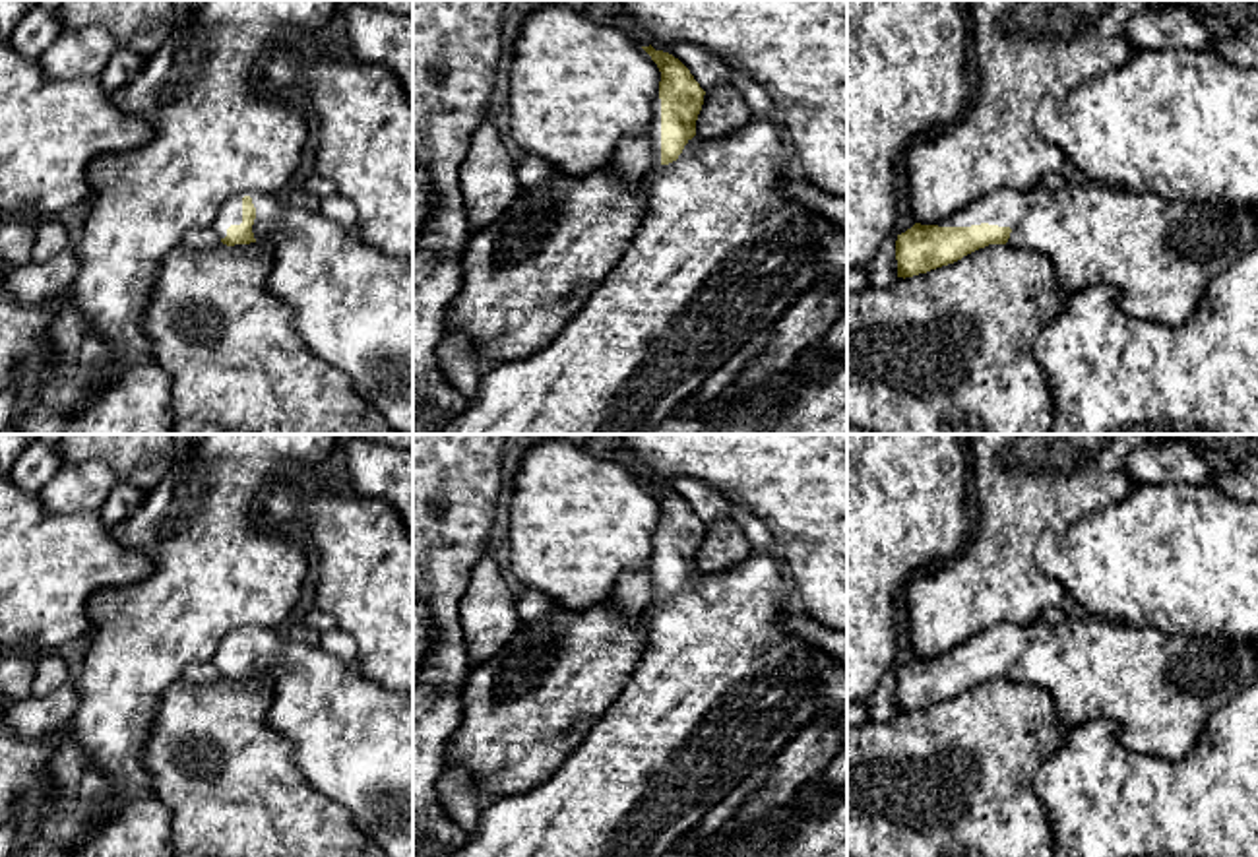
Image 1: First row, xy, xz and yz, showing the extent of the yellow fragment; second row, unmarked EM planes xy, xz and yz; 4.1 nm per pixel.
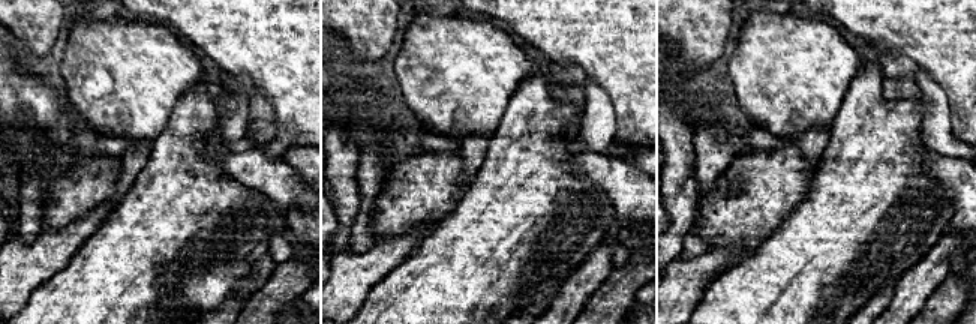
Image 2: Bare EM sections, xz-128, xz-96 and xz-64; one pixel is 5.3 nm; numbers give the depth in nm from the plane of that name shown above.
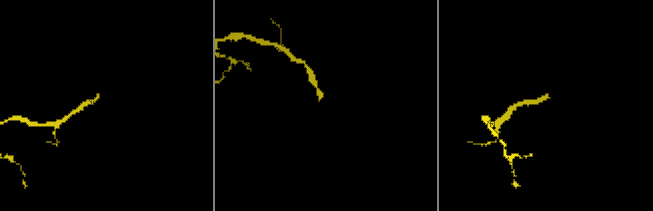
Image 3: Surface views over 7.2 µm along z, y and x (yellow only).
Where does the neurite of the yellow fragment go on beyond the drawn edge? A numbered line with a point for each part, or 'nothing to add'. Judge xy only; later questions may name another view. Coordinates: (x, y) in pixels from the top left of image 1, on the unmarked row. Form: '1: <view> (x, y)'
1: xy (353, 739)

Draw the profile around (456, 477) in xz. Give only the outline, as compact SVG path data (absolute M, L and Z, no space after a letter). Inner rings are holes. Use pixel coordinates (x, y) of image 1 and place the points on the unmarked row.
M413 434L413 593L428 605L432 650L413 686L413 849L434 838L452 857L467 834L444 812L436 779L448 741L463 719L461 694L473 669L459 603L485 553L502 489L500 460L510 434Z

